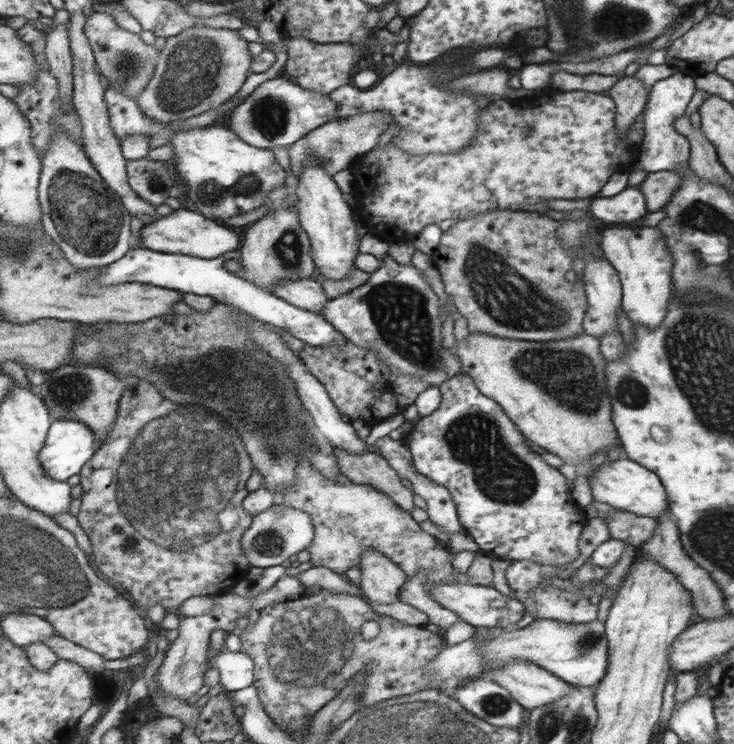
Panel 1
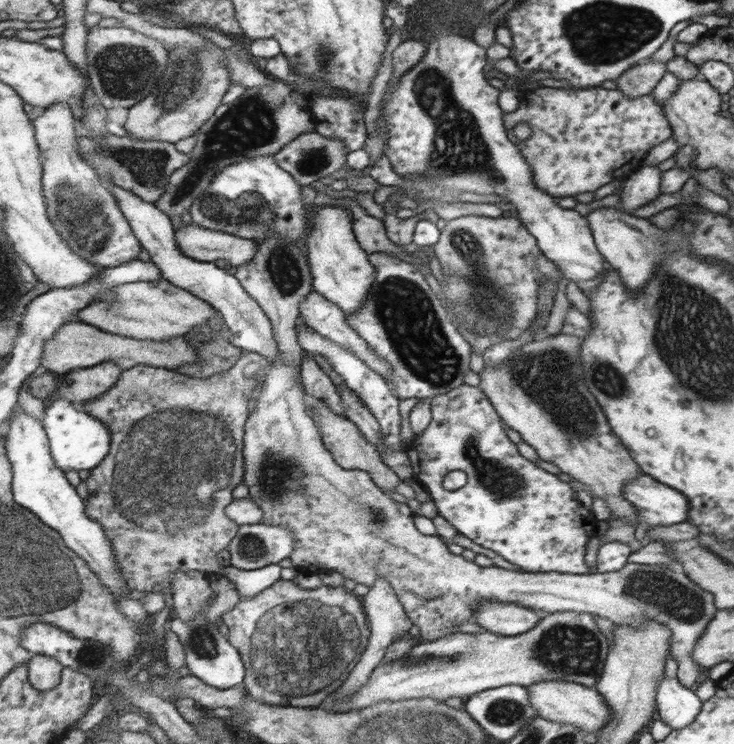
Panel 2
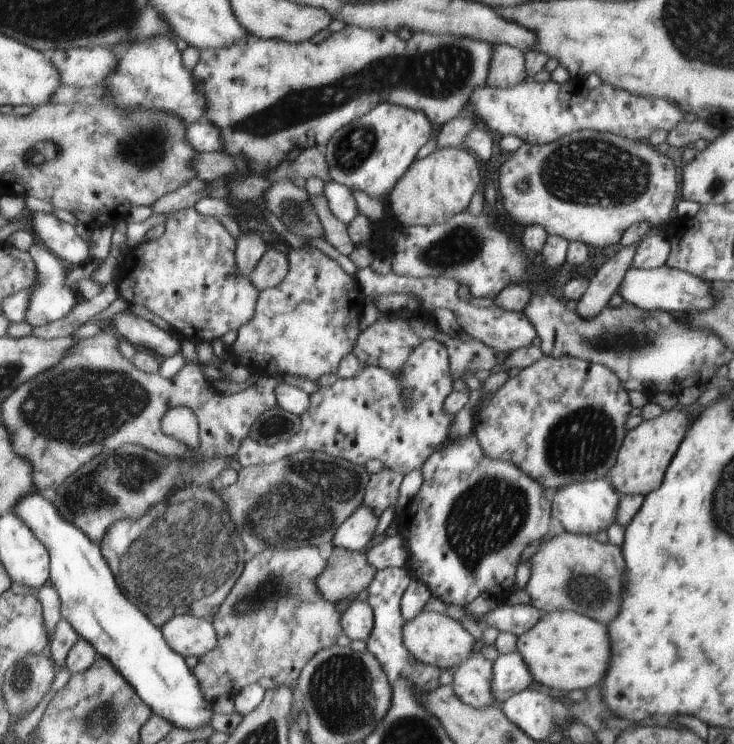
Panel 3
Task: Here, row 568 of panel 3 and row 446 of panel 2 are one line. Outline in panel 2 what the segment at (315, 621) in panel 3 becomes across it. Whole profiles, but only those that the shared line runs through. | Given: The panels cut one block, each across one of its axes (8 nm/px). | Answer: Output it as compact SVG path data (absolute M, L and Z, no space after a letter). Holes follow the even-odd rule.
M272 236L272 238L264 239L263 242L258 242L258 252L255 257L247 262L246 265L236 266L236 272L234 276L240 281L242 288L259 304L259 307L266 313L266 316L271 320L271 325L274 331L275 341L279 350L279 359L276 359L270 364L270 367L266 371L266 377L261 384L259 390L258 405L256 405L251 412L249 421L247 422L246 441L244 442L244 459L246 460L246 477L244 478L244 485L248 486L248 498L252 498L252 502L256 503L256 506L262 510L264 518L261 523L275 524L276 526L290 527L295 533L296 542L295 550L290 556L293 566L298 569L299 573L304 575L316 575L321 572L337 572L346 578L346 582L351 584L362 584L367 587L372 587L380 579L388 580L388 583L392 584L392 588L395 588L395 593L399 597L399 601L403 603L406 608L407 615L416 626L419 626L421 633L421 641L434 642L439 638L444 638L456 630L457 625L463 622L474 622L473 617L479 606L481 598L485 600L493 600L494 602L512 602L524 606L528 609L538 608L538 610L544 610L548 614L563 613L563 612L576 612L576 613L588 613L596 614L596 616L602 618L608 618L613 624L623 624L624 626L639 626L643 624L645 620L655 620L656 622L664 623L671 629L671 652L670 657L676 660L678 664L677 679L682 686L690 688L696 680L698 680L698 674L700 674L700 664L694 659L695 645L698 644L699 638L703 636L705 629L710 624L711 620L718 612L718 606L716 605L714 595L711 591L704 590L702 587L696 585L688 576L679 572L673 571L666 565L641 565L634 563L626 563L621 570L615 572L602 572L595 574L562 574L558 572L516 572L516 570L508 570L506 568L497 567L495 565L488 567L480 567L478 564L474 564L474 561L468 562L464 560L462 555L456 556L452 554L448 548L444 548L442 540L438 535L420 534L414 524L412 524L412 512L408 508L407 504L396 504L392 498L388 498L378 484L374 482L367 471L362 470L347 470L344 467L340 467L335 461L334 456L328 451L326 444L323 442L323 436L320 434L319 427L309 413L309 408L306 403L306 396L300 382L297 381L297 376L301 372L301 362L303 359L303 347L299 343L299 335L296 330L296 322L299 318L300 305L307 297L307 294L314 288L311 274L310 262L307 258L306 244L303 242L288 241L284 237Z

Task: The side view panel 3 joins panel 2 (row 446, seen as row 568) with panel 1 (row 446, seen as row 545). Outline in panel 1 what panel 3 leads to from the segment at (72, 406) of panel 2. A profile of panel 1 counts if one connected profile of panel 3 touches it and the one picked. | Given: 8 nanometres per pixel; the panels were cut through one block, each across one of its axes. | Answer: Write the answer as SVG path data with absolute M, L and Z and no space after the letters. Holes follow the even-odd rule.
M53 420L48 432L48 440L41 451L41 464L49 478L66 482L72 476L79 475L82 468L94 459L94 454L101 447L98 434L84 424L82 420Z

